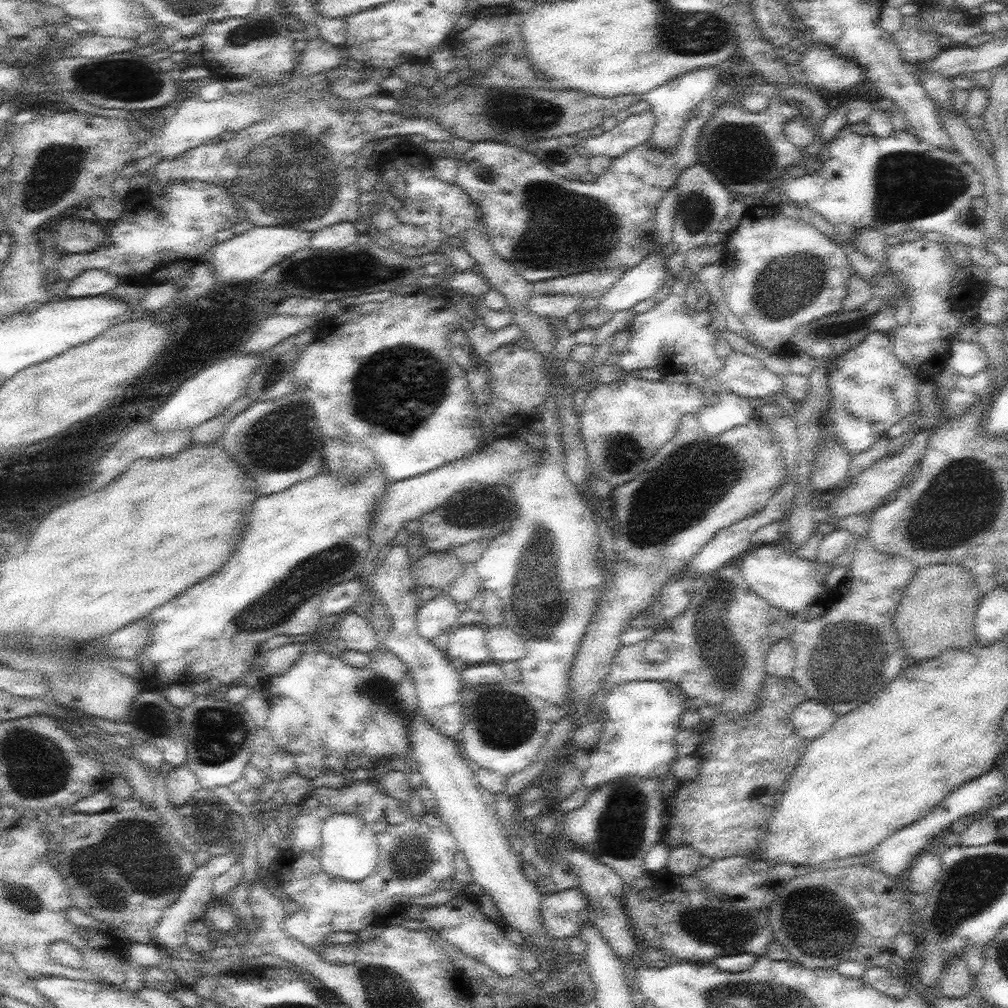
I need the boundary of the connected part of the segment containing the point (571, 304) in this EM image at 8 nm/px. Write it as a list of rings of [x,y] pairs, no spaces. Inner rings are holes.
[[[564,293],[533,295],[529,300],[529,307],[543,317],[566,318],[578,310],[578,305],[584,302],[584,295],[571,295]]]

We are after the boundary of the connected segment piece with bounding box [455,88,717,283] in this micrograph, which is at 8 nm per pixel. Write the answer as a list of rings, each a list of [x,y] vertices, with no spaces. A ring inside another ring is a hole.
[[[716,88],[706,93],[706,96],[704,96],[702,102],[698,106],[699,110],[697,111],[697,115],[694,118],[689,119],[686,123],[675,150],[671,150],[671,152],[655,150],[653,146],[649,146],[649,144],[645,142],[615,159],[612,166],[610,166],[610,168],[608,168],[608,170],[604,172],[602,176],[599,176],[594,182],[566,180],[560,178],[557,174],[552,172],[552,169],[543,160],[540,160],[540,157],[537,157],[534,153],[528,152],[525,149],[518,148],[517,146],[510,145],[506,142],[478,141],[466,154],[462,154],[458,157],[459,171],[457,172],[455,183],[462,188],[462,191],[466,192],[466,194],[470,196],[470,199],[472,199],[471,201],[475,202],[478,205],[479,210],[481,210],[481,219],[485,224],[485,231],[488,233],[489,239],[491,240],[493,247],[496,249],[496,252],[502,258],[510,261],[512,266],[516,269],[516,272],[519,272],[531,283],[568,276],[571,274],[590,272],[594,269],[604,270],[612,267],[619,267],[620,265],[626,265],[628,270],[629,268],[638,265],[639,262],[642,259],[645,259],[645,256],[650,252],[650,248],[655,247],[652,233],[656,226],[655,214],[657,213],[659,202],[668,194],[670,188],[673,188],[676,185],[678,177],[682,174],[682,171],[699,160],[697,138],[699,137],[702,128],[706,126],[706,123],[712,118],[714,112],[716,112],[716,93]]]

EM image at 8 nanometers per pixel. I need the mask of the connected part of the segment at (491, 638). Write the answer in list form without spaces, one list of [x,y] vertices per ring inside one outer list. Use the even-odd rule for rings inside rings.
[[[500,624],[486,630],[486,642],[490,657],[496,662],[509,662],[524,658],[526,643],[513,628]]]

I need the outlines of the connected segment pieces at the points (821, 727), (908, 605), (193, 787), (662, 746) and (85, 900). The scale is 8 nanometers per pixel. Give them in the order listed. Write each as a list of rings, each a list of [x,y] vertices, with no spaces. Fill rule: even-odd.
[[[808,699],[796,707],[791,714],[796,730],[809,741],[828,732],[839,716],[823,701]]]
[[[933,564],[916,571],[915,578],[898,605],[894,626],[906,649],[906,656],[916,662],[928,662],[944,656],[948,649],[965,649],[977,642],[975,614],[983,601],[976,577],[965,566]]]
[[[186,764],[174,767],[165,779],[170,802],[180,808],[201,787],[198,777]]]
[[[643,680],[613,686],[604,701],[603,729],[595,748],[589,751],[588,769],[583,773],[584,788],[592,790],[623,776],[653,779],[665,777],[677,756],[680,719],[689,710],[688,695],[672,681]]]
[[[133,797],[98,814],[83,814],[66,808],[59,820],[65,837],[61,849],[62,861],[57,866],[70,890],[72,907],[80,909],[83,914],[90,914],[99,923],[106,923],[112,930],[121,929],[128,941],[136,944],[155,941],[156,928],[160,926],[166,909],[180,898],[192,872],[198,868],[195,856],[173,838],[169,826],[154,805],[146,806]]]

